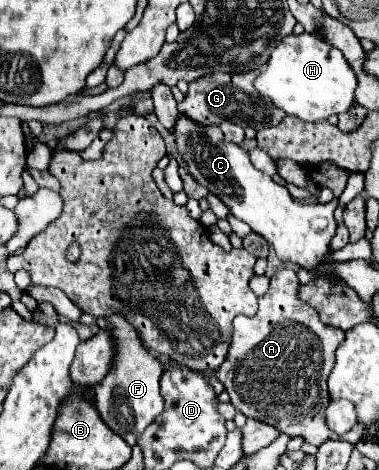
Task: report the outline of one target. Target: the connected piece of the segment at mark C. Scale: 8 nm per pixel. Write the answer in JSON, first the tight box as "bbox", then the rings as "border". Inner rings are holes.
{"bbox":[171,114,339,270],"border":[[[179,114],[171,134],[189,174],[201,186],[209,188],[209,192],[215,194],[235,218],[243,220],[255,234],[263,236],[275,248],[281,260],[299,264],[305,270],[313,270],[325,260],[325,254],[329,252],[329,240],[337,228],[333,212],[339,206],[339,198],[333,198],[327,204],[305,204],[291,200],[287,188],[273,182],[269,174],[257,170],[251,164],[249,154],[239,144],[225,140],[219,126],[193,124],[193,120]]]}

